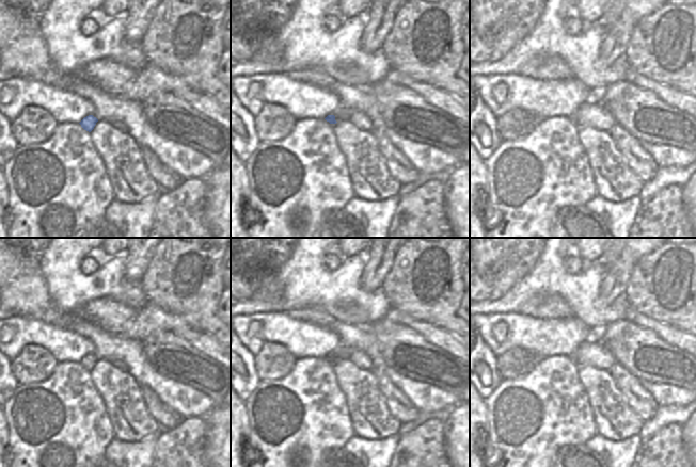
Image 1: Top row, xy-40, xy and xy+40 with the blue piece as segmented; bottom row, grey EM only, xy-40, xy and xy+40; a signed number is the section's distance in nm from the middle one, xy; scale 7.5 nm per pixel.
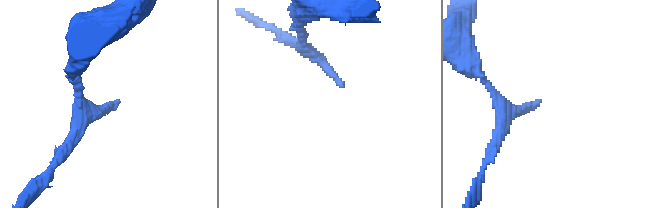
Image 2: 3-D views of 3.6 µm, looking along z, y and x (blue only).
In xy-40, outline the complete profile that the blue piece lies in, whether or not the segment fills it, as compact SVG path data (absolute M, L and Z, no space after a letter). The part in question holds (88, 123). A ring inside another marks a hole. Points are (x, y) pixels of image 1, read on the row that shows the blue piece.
M89 115L84 117L79 124L84 130L91 132L94 129L97 122L98 119L96 117L94 117L93 115Z

